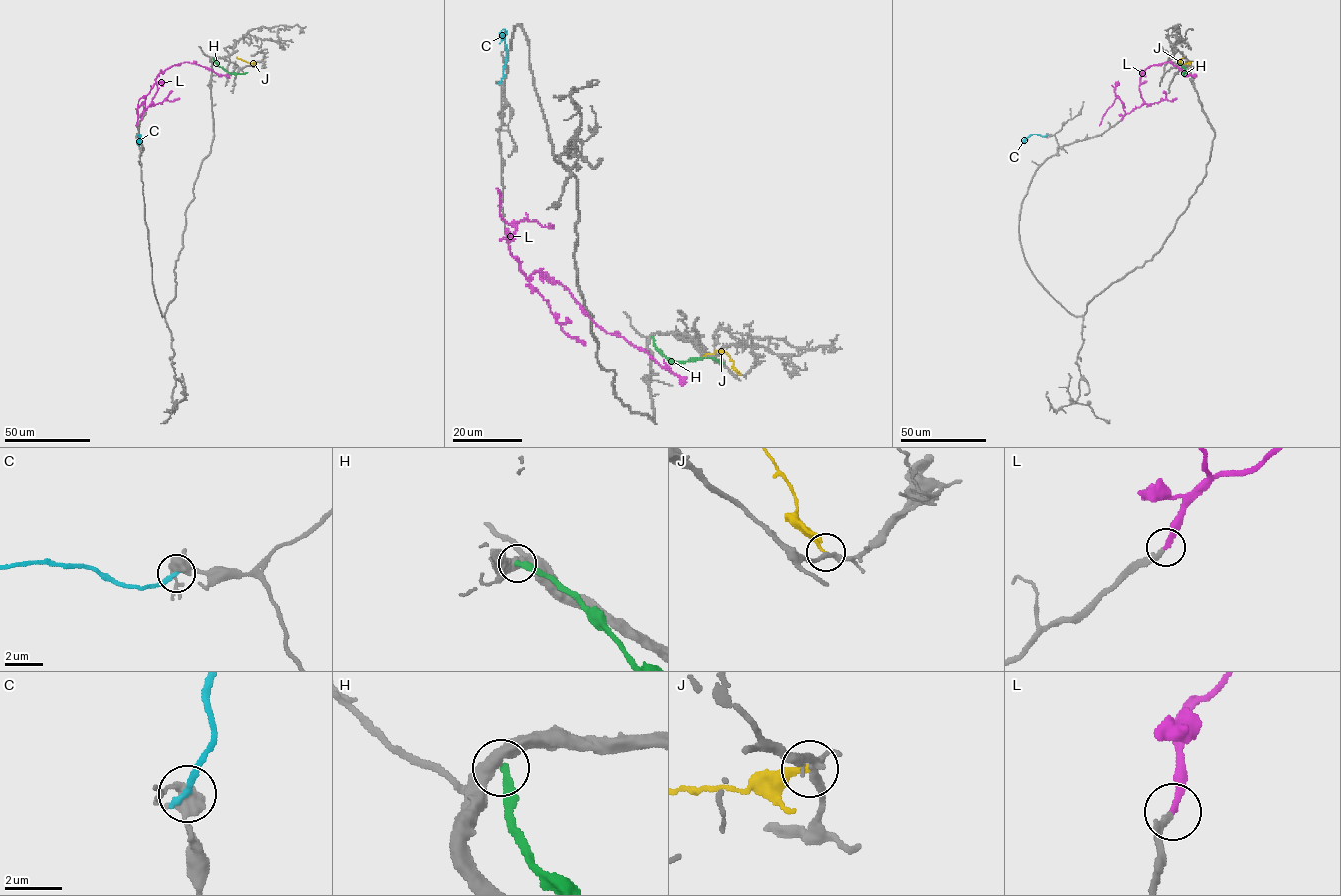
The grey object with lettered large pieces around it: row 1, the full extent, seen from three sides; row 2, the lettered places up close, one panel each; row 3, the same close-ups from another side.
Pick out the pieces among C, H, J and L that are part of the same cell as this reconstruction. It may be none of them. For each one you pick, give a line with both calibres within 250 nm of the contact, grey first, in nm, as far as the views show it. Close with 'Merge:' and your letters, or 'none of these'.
L: 260 nm thick on the grey side, 240 nm on the other
Merge: L

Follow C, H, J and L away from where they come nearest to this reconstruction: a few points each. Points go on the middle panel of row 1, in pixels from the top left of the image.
C: (501, 82), (506, 49), (503, 29)
H: (652, 336), (653, 344), (672, 360), (715, 358), (722, 362)
J: (739, 374), (725, 352), (716, 351), (701, 358)
L: (506, 233), (509, 252), (528, 277), (540, 269), (536, 270), (562, 284), (607, 332), (645, 350), (687, 382)

